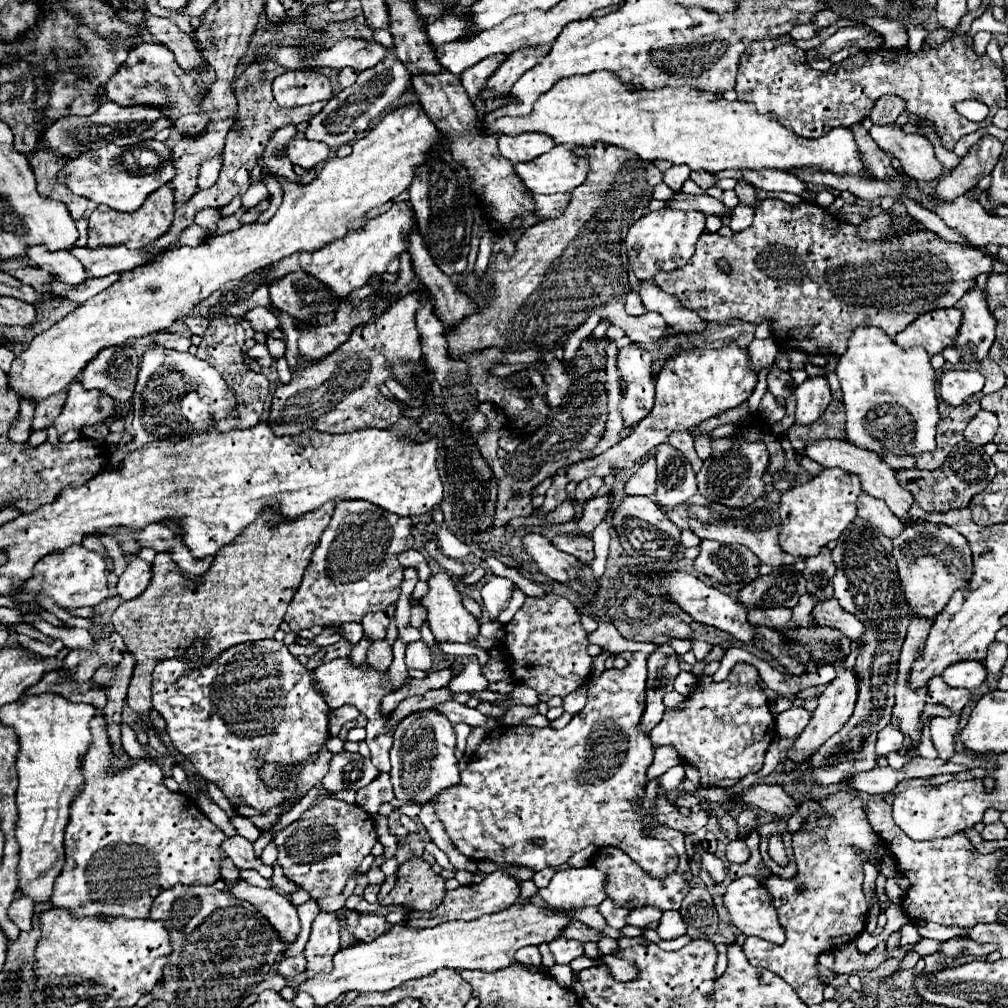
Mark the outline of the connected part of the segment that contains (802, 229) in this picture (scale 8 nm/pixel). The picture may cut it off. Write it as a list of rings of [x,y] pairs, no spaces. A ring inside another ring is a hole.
[[[745,180],[737,182],[735,192],[741,204],[755,210],[753,224],[731,238],[703,232],[689,264],[671,272],[659,272],[655,284],[663,292],[677,296],[687,310],[693,310],[705,322],[735,318],[757,324],[767,318],[773,338],[781,348],[837,356],[847,350],[847,340],[859,326],[877,326],[893,338],[921,314],[955,306],[957,300],[977,284],[979,274],[991,274],[993,270],[993,256],[979,248],[945,242],[931,230],[919,230],[893,240],[869,242],[855,236],[855,226],[839,222],[839,216],[833,216],[815,204],[801,202],[789,206],[777,198],[757,202],[757,190]],[[719,260],[727,260],[729,272],[723,272],[717,266]]]

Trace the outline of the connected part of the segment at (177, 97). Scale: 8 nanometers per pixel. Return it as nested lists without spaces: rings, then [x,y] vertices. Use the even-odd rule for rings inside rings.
[[[141,42],[129,52],[129,58],[117,68],[117,72],[111,76],[111,80],[105,86],[105,94],[109,100],[133,106],[133,104],[157,104],[169,110],[169,116],[173,116],[173,124],[179,128],[181,134],[197,134],[197,130],[203,130],[207,124],[207,116],[201,110],[201,94],[197,92],[195,80],[187,78],[179,64],[175,62],[173,52],[163,44],[153,42]]]

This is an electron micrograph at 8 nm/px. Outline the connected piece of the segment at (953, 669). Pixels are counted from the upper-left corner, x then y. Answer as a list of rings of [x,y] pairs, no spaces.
[[[965,660],[965,662],[955,662],[943,672],[943,680],[953,686],[953,688],[967,688],[967,690],[977,690],[983,686],[987,678],[987,670],[983,662],[977,660]]]

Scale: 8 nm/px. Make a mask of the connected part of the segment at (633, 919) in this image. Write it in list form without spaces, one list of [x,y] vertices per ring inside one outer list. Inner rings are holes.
[[[643,908],[643,910],[633,910],[629,916],[627,916],[627,922],[633,924],[633,926],[639,926],[639,928],[657,928],[659,924],[659,918],[661,918],[661,910],[655,910],[655,908]]]

